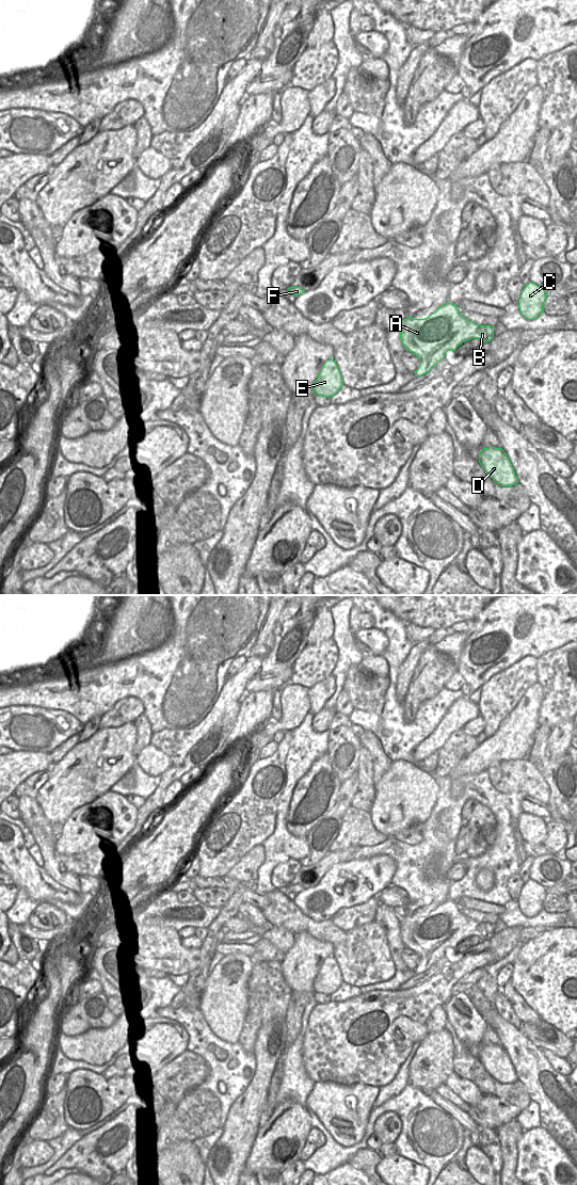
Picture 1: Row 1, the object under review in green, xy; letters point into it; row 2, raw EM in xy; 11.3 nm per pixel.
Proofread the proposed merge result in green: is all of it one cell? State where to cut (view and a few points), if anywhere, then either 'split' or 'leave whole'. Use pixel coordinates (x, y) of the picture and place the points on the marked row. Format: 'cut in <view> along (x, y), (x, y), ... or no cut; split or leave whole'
no cut; leave whole

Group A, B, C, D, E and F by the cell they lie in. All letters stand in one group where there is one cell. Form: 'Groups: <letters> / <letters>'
Groups: A B C D E F.

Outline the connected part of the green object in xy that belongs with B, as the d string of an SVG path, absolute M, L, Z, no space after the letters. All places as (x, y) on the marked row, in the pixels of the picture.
M446 303L424 319L408 317L400 320L400 339L405 350L419 359L414 372L420 377L440 362L448 351L454 351L472 338L491 341L494 326L476 324L465 319L455 304Z

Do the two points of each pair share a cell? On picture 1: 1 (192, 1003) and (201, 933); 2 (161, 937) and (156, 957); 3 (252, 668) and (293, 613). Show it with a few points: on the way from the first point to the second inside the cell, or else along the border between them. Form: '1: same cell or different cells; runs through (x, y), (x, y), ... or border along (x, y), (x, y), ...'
1: different cells; border along (208, 929), (203, 941)
2: same cell; runs through (161, 942), (160, 947), (156, 951)
3: same cell; runs through (268, 661), (288, 642), (288, 631), (290, 629)

